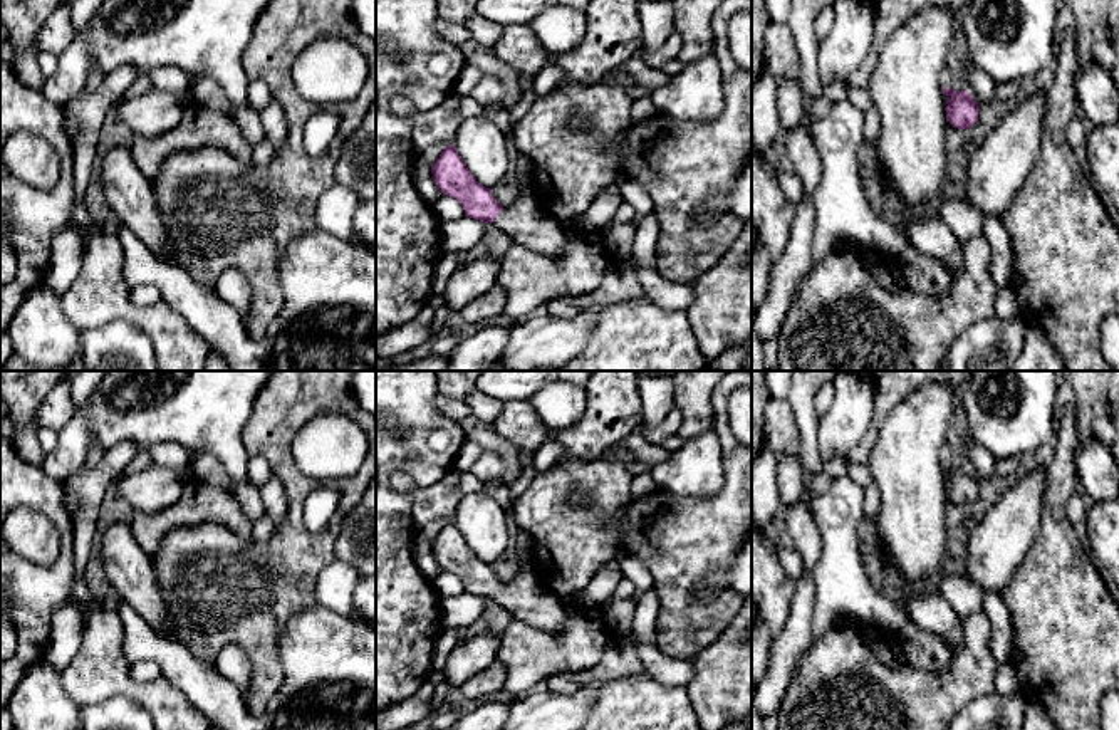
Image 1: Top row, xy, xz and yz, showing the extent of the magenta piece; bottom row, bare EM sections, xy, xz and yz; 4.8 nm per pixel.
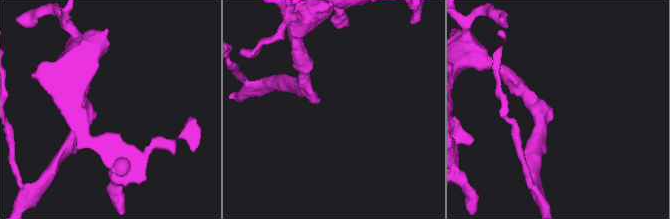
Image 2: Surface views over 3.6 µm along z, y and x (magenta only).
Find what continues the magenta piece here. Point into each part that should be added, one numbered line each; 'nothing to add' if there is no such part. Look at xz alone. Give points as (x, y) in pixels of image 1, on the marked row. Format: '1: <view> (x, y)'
1: xz (524, 218)

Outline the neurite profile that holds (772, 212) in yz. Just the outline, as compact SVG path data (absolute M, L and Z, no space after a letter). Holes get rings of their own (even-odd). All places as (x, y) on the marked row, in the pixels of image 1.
M752 153L752 225L757 243L752 250L752 307L758 309L767 299L772 270L782 257L795 205L783 195L768 158Z

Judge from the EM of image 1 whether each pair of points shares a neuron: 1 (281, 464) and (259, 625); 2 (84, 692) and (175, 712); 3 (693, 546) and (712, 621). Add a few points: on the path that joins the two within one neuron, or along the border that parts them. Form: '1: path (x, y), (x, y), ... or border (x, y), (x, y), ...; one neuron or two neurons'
1: path (294, 504), (291, 541), (277, 574), (267, 584); one neuron
2: path (106, 687), (130, 687), (153, 695); one neuron
3: path (683, 566), (683, 599), (692, 608); one neuron

